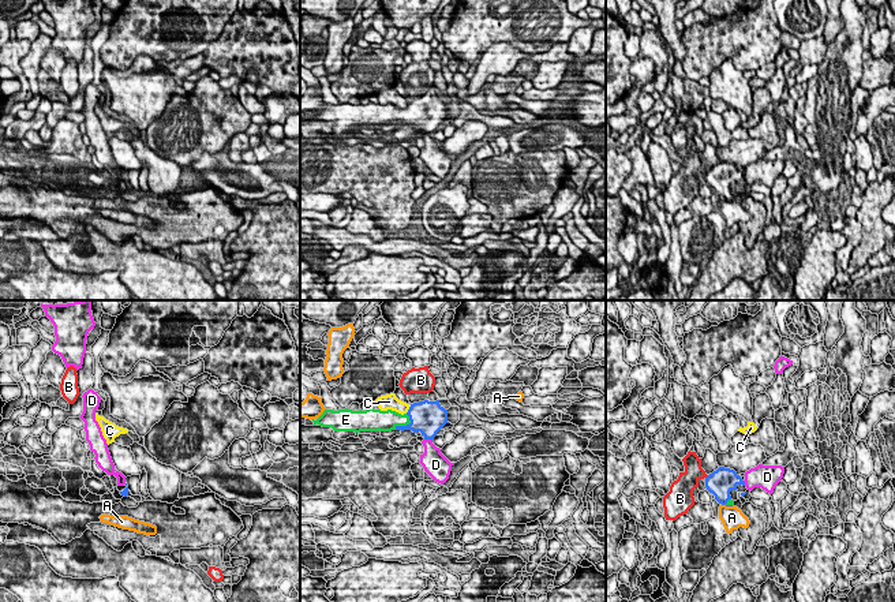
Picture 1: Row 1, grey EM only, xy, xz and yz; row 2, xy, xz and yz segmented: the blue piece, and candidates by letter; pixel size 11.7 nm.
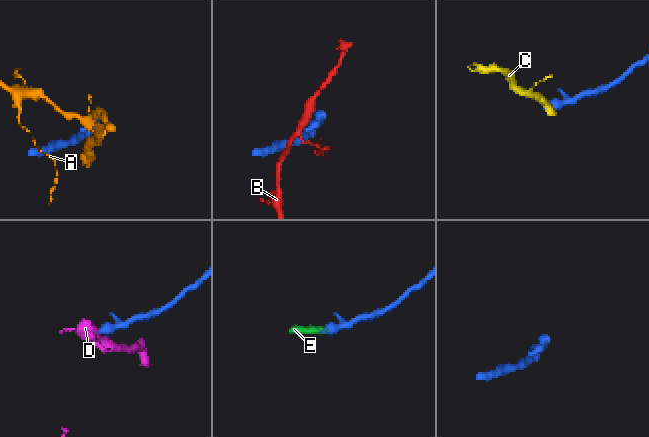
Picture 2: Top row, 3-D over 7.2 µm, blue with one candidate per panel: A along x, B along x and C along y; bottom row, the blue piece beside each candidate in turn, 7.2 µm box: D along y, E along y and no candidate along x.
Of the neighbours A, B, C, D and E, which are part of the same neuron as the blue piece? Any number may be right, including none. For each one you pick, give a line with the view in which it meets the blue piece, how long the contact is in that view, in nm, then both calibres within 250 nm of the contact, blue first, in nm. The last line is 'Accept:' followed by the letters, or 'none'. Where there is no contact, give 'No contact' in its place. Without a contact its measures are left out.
E: Touches blue in xz. Shared border 240 nm. Thickness 380 nm (blue) against 260 nm
Accept: E

